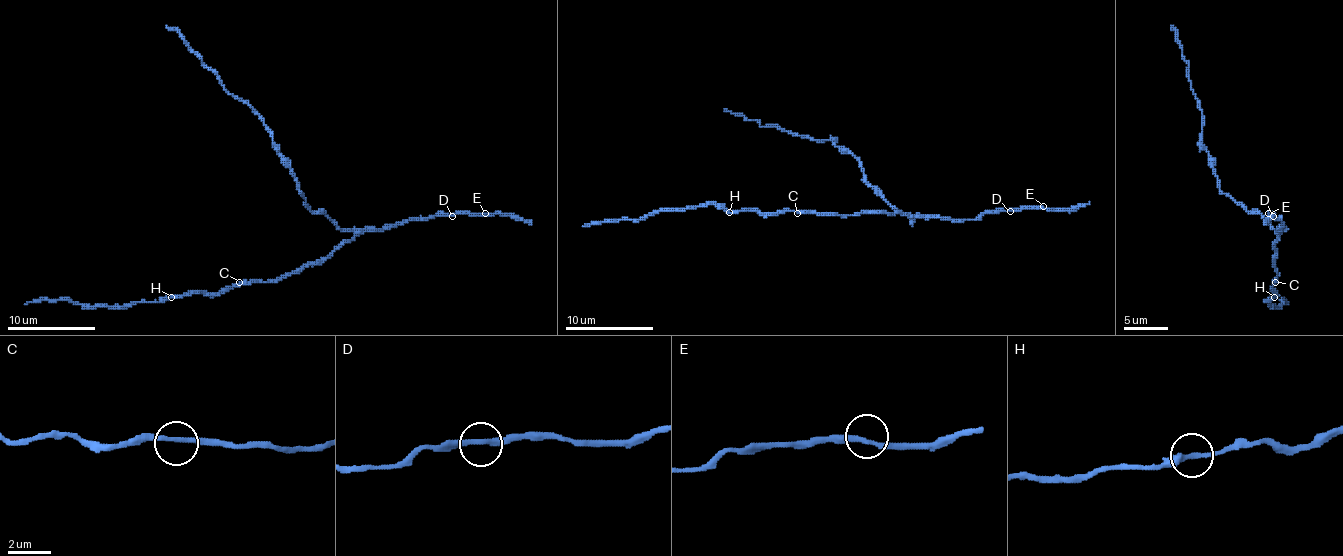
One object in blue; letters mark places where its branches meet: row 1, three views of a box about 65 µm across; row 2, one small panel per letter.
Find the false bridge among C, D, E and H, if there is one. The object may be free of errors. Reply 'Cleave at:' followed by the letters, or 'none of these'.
Cleave at: none of these

